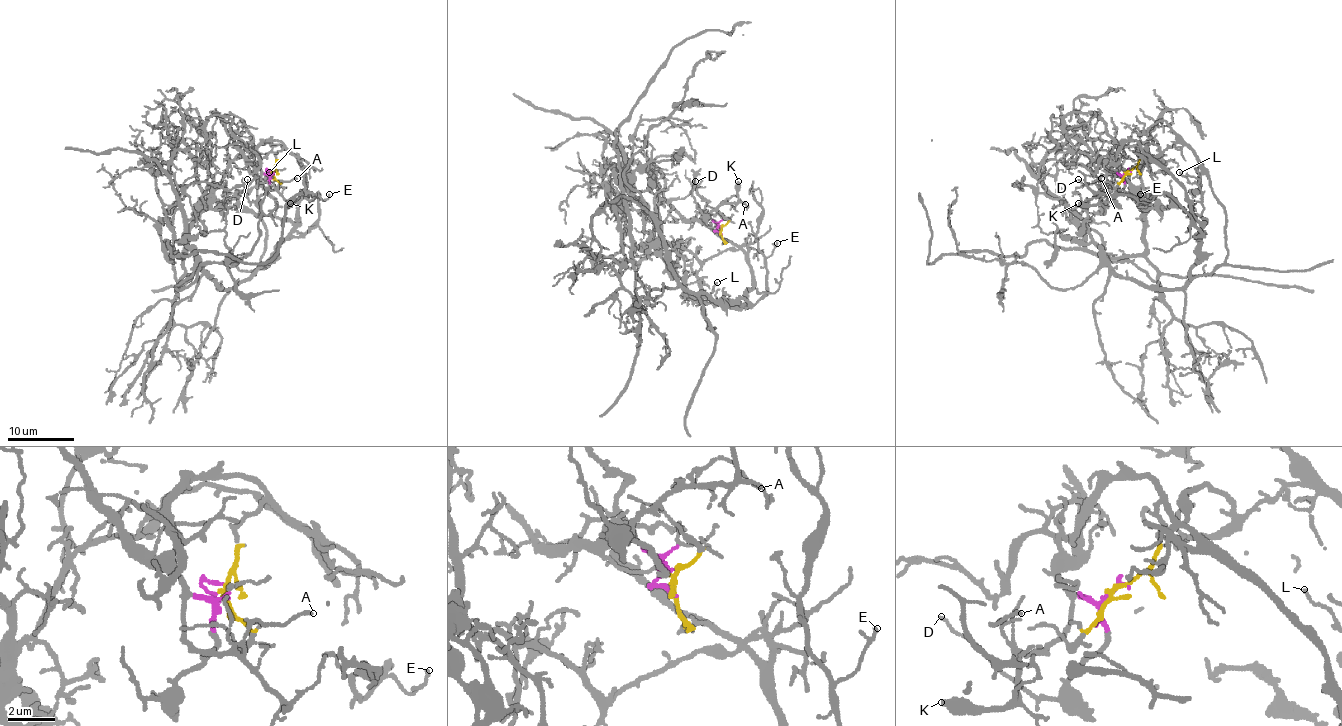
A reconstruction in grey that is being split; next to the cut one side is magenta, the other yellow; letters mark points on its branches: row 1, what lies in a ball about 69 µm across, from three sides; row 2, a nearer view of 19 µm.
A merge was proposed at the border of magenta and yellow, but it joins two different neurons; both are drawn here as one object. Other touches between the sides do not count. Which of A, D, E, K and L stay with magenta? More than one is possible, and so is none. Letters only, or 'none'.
A, D, K

